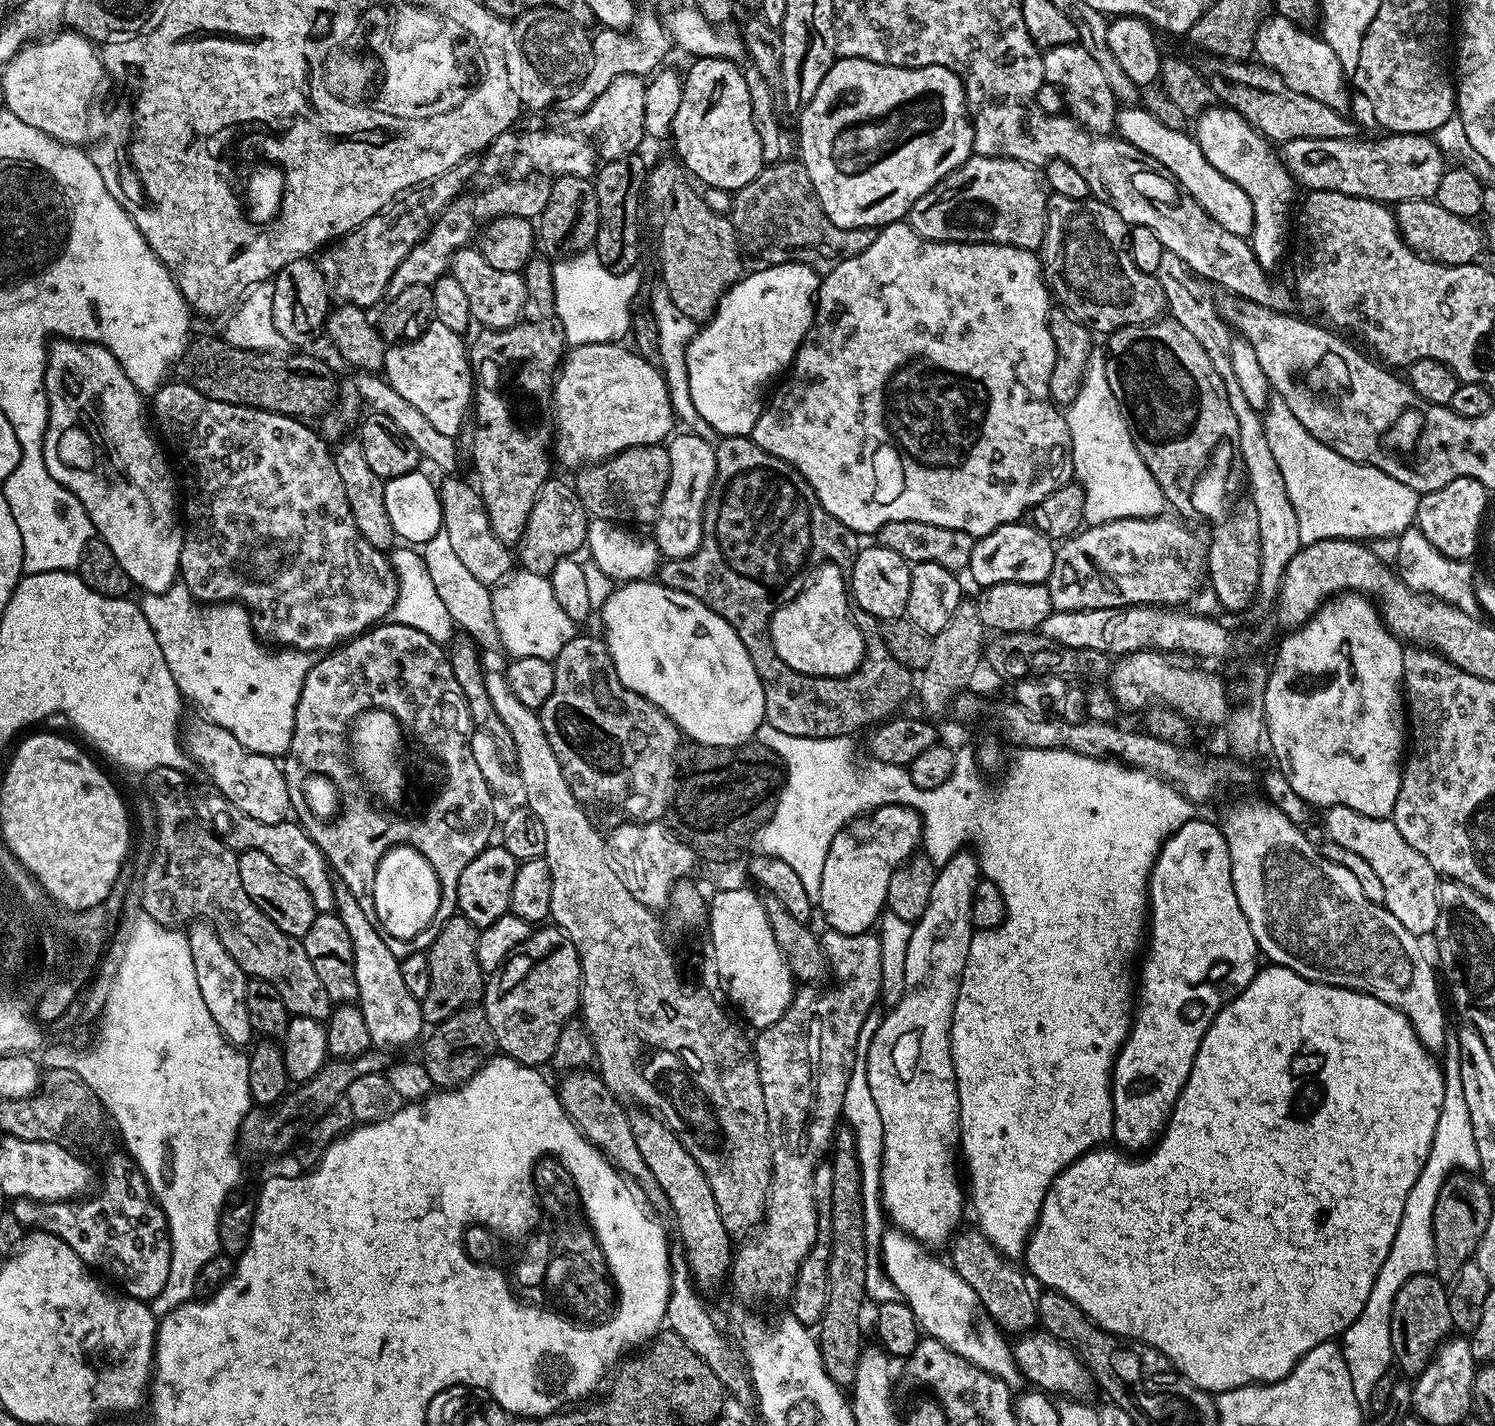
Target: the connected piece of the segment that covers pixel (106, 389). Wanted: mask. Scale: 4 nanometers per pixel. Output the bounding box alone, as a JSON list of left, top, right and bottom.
[44,338,184,594]

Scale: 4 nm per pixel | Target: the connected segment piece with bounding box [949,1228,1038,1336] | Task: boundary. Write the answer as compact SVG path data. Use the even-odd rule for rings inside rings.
M973 1228L957 1233L950 1244L950 1265L962 1279L968 1282L985 1311L986 1316L994 1321L998 1328L1007 1335L1021 1336L1029 1333L1038 1322L1036 1300L1030 1294L1029 1281L1025 1273L1001 1255L996 1247L985 1238L983 1232ZM1024 1276L1025 1278L1024 1278Z

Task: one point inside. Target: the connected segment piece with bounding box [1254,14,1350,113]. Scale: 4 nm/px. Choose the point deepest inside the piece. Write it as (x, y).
(1306, 64)

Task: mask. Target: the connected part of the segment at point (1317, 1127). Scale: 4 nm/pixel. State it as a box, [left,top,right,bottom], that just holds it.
[1028,967,1444,1394]

